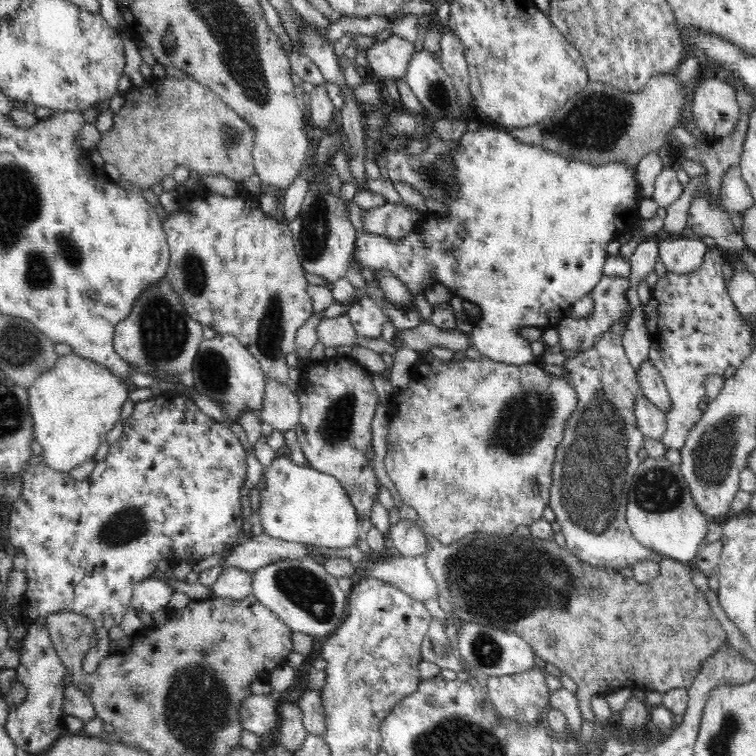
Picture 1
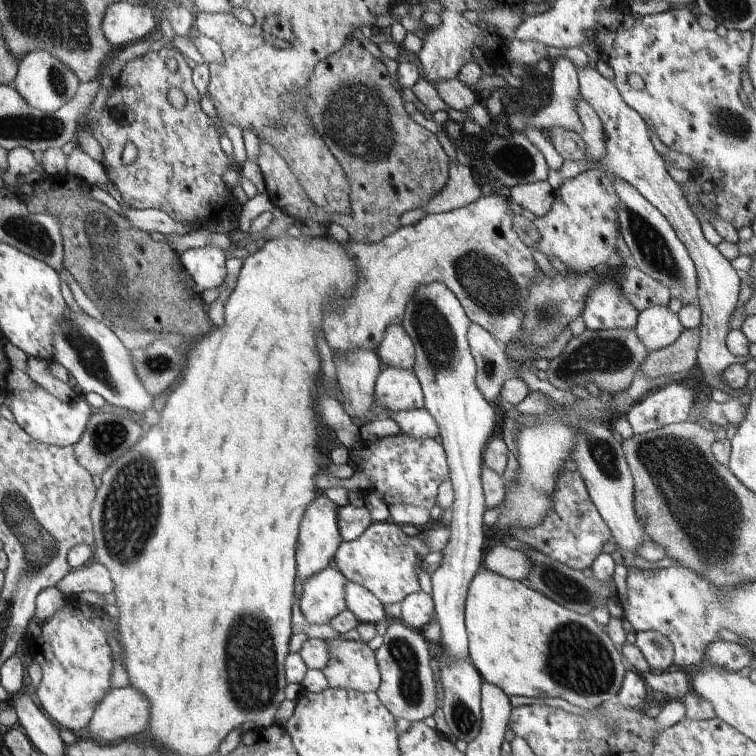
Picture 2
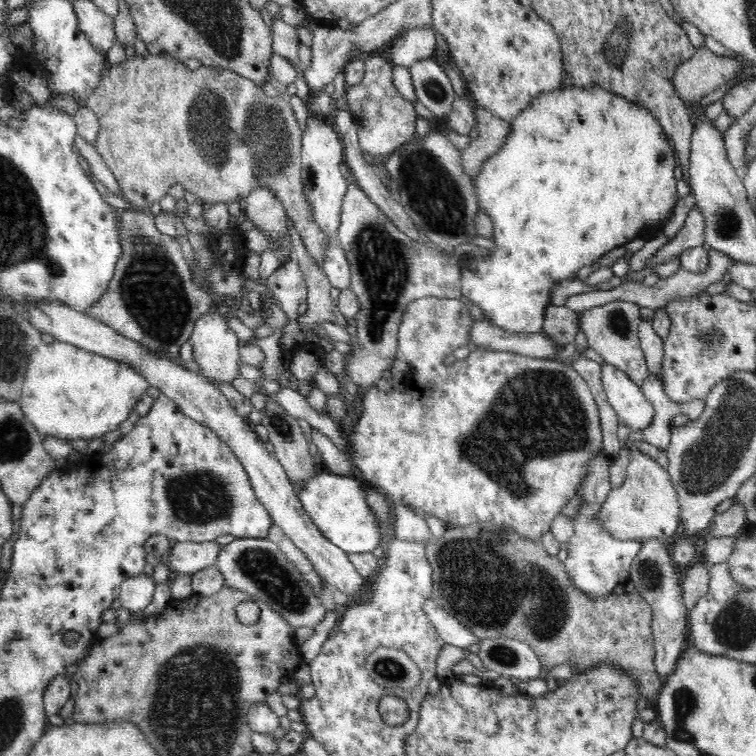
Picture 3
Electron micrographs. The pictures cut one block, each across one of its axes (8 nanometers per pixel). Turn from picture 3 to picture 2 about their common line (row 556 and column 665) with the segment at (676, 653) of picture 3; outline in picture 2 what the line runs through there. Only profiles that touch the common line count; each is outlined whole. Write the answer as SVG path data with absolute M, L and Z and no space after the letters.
M655 630L635 632L635 646L645 658L651 672L669 672L673 668L675 656L671 650L671 640L667 640L667 636Z

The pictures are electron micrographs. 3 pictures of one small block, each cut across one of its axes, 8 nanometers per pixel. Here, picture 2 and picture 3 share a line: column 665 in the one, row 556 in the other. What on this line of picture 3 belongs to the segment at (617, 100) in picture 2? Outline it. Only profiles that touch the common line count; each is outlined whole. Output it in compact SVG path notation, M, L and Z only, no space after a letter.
M184 542L184 544L178 544L170 552L164 556L162 562L164 564L170 562L172 574L178 572L178 576L180 574L194 576L194 574L198 574L210 566L218 566L222 544L218 544L218 542L204 542L204 544Z

